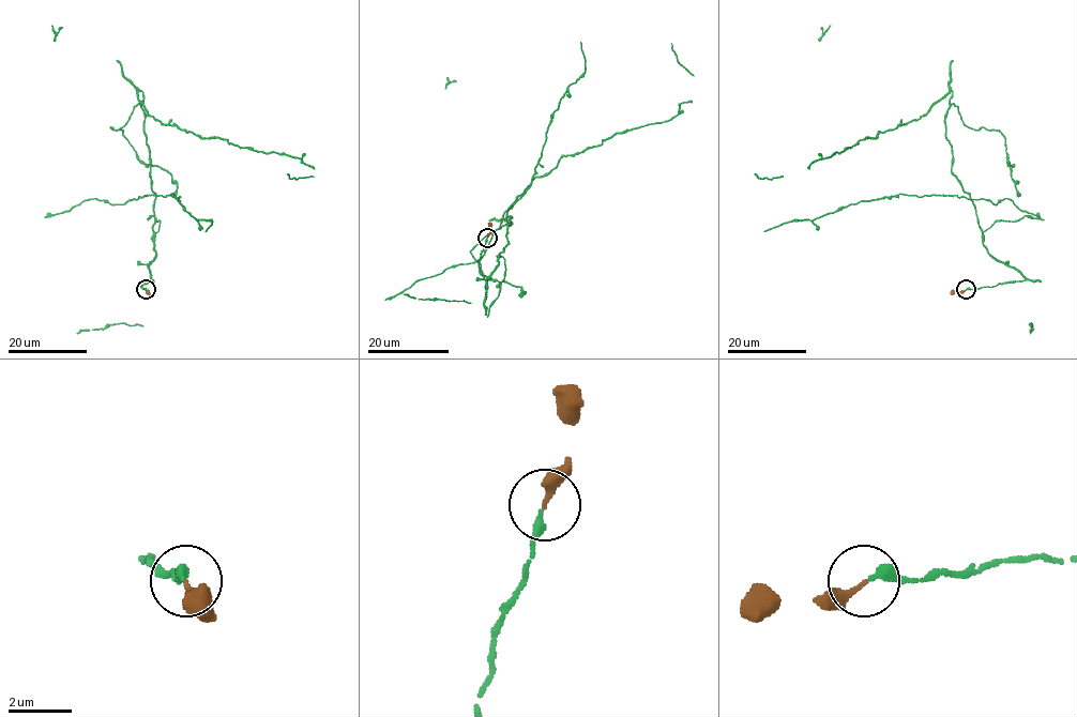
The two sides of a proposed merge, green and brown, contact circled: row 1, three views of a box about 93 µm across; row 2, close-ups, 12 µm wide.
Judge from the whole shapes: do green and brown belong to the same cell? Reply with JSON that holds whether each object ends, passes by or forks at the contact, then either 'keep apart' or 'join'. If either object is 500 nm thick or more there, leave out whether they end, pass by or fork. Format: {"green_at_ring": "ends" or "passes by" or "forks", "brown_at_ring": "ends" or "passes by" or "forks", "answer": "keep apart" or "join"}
{"green_at_ring": "ends", "brown_at_ring": "ends", "answer": "join"}

